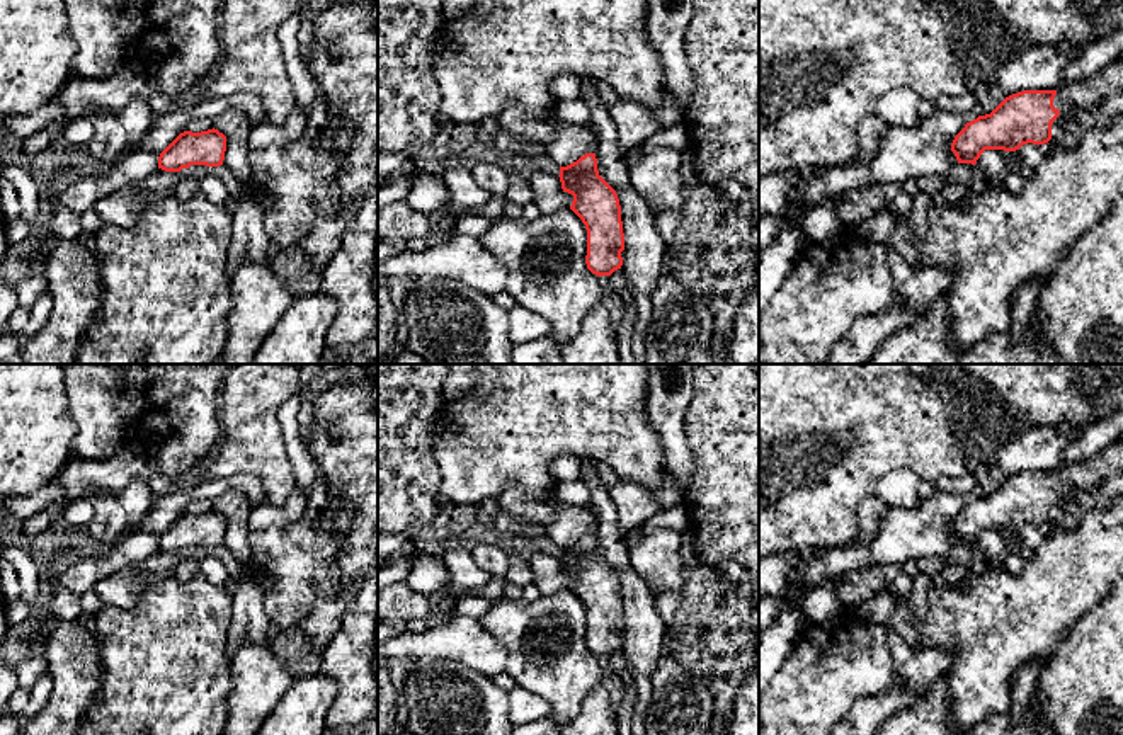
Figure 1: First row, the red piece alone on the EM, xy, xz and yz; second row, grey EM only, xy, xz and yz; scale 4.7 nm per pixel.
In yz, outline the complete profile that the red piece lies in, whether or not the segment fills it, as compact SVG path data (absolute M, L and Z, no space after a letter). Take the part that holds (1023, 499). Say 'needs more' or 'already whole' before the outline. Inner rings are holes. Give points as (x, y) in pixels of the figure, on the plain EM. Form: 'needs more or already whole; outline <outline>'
needs more; outline M1116 441L1097 454L1058 471L1023 471L1006 478L990 495L966 504L955 517L951 533L958 544L975 546L985 531L1016 533L1023 526L1045 526L1050 521L1058 522L1062 529L1075 529L1087 512L1103 510L1121 495L1123 441Z

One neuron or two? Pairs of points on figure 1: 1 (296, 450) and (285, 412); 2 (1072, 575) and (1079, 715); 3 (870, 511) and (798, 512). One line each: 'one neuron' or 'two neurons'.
1: one neuron
2: two neurons
3: two neurons

